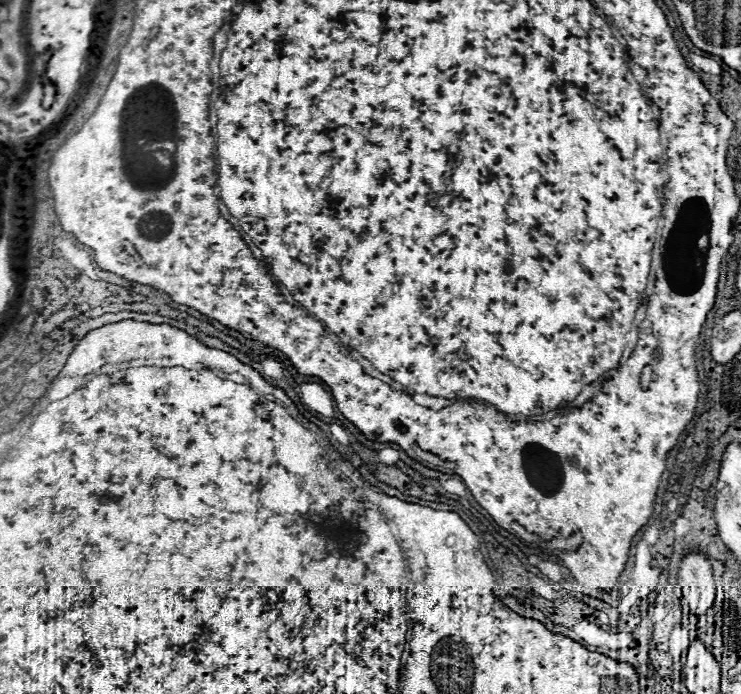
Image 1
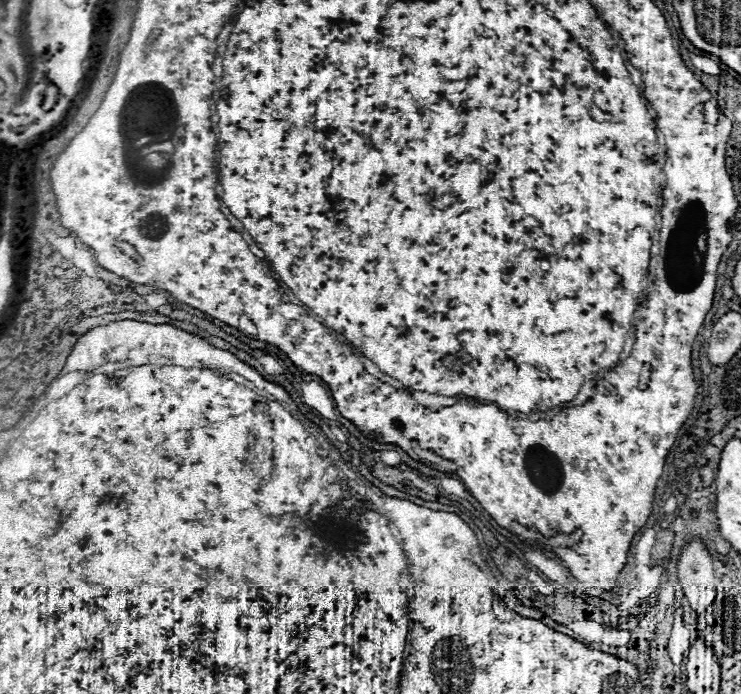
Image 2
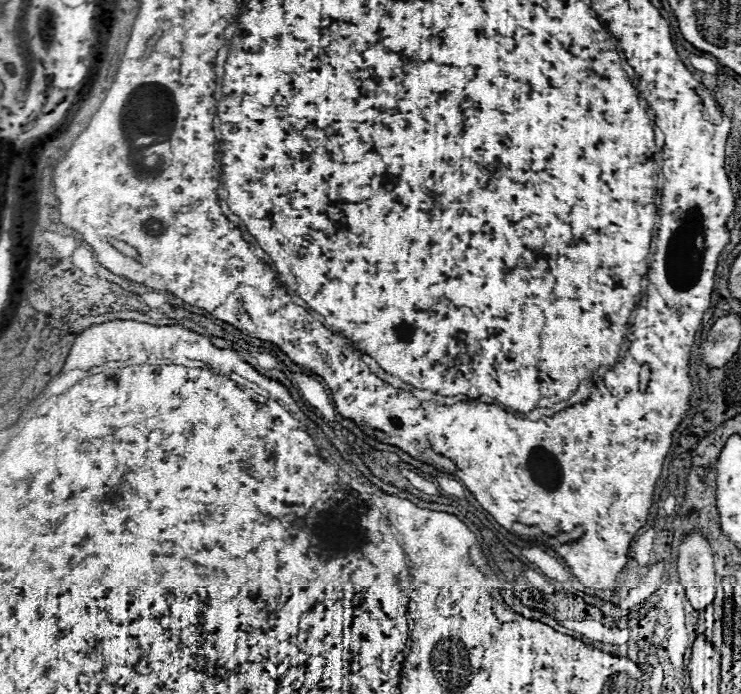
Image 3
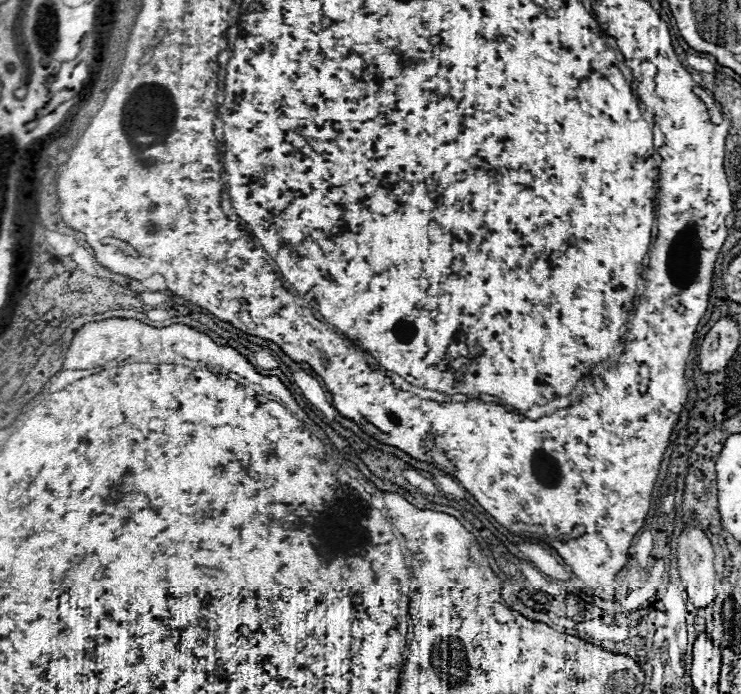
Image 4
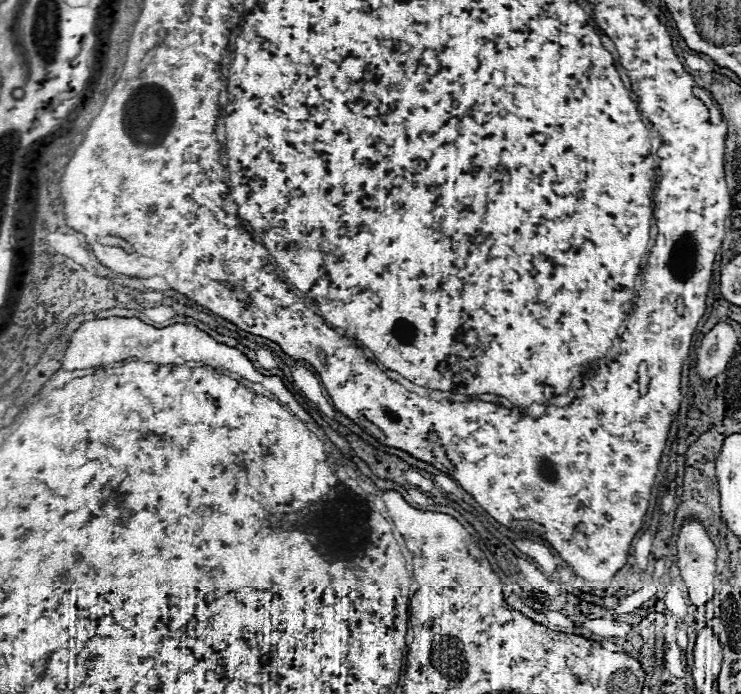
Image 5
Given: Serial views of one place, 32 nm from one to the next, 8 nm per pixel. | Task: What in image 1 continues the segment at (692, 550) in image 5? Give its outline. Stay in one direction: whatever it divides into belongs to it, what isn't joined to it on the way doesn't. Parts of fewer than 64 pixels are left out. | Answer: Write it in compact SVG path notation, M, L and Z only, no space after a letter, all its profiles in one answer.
M694 550L684 556L678 570L678 584L682 596L688 600L692 614L702 616L708 612L708 608L712 608L714 602L712 566L702 552Z

